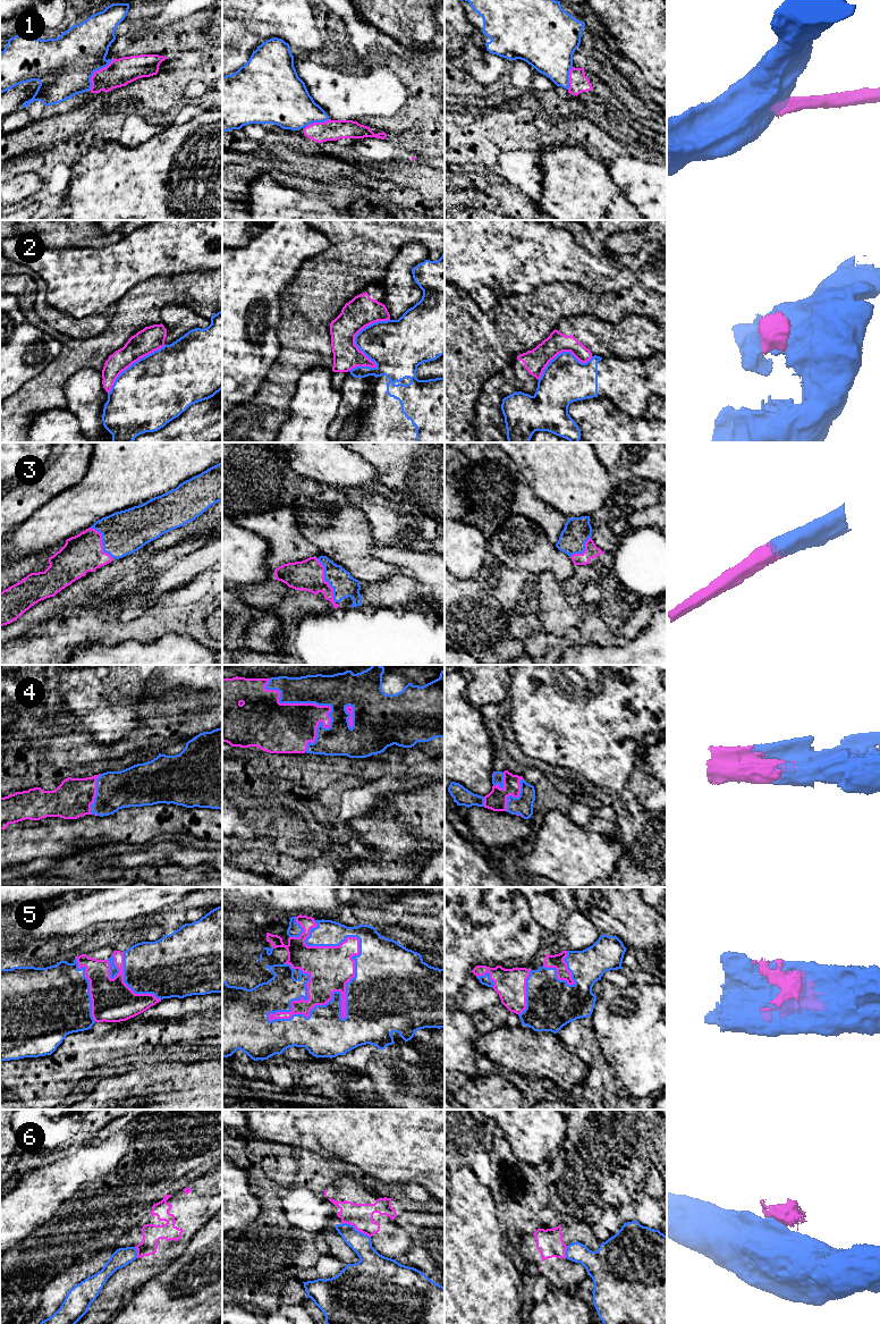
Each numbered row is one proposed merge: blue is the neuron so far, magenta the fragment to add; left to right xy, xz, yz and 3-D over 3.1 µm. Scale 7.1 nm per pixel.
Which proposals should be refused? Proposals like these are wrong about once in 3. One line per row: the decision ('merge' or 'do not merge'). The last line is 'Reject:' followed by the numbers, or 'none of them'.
1: do not merge
2: do not merge
3: merge
4: merge
5: merge
6: do not merge
Reject: 1, 2, 6

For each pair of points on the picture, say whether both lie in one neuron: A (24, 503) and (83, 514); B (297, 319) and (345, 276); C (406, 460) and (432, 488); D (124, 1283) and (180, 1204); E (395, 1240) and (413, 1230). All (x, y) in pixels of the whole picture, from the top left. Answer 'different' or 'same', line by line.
A: different
B: same
C: same
D: same
E: different

